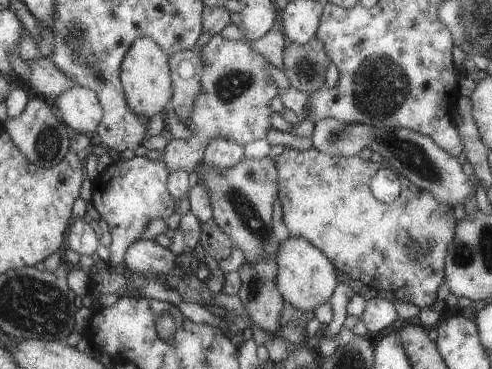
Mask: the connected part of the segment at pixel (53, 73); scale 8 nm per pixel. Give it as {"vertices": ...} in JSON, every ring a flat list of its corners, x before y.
{"vertices":[[47,57,34,58,25,64,29,69,28,79,25,82,38,95,51,98,61,94,63,90,74,87,67,75,57,70]]}

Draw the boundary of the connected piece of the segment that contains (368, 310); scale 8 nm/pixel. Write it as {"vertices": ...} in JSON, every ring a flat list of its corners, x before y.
{"vertices":[[380,294,366,302,365,310,361,312,360,320,363,320,368,335,371,337,387,326,393,325,397,318,393,298]]}

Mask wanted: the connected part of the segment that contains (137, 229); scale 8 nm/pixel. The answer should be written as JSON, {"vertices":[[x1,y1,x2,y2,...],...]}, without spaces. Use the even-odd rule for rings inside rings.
{"vertices":[[135,156,131,160,118,159,109,163,97,178,91,182,90,202,99,213,100,219,107,223,111,234,112,244,108,247,110,256,105,265,108,269,117,269,117,264,124,262,123,254,125,254,125,248,133,245,133,242,141,236,141,232,143,232,143,228,147,226,149,220,161,218,165,221,173,214,173,198,168,192,169,174,167,164,163,164,162,161,147,160,145,157]]}

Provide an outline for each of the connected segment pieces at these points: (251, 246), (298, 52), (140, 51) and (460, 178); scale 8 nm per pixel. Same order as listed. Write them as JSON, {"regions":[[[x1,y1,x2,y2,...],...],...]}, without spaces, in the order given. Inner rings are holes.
{"regions":[[[267,155,259,159,243,157,237,166,231,166,231,170,227,168,223,172,201,163,192,173,192,181,203,184,211,196,212,215,217,226,231,239,232,248,243,253,247,264,267,256,275,258,281,244,273,235,274,225,271,221,273,202,278,198,275,170,274,160]],[[314,37,303,45,293,42,283,50,282,71,293,89,312,94,325,87,325,70,331,62,323,42]],[[137,38,120,65,119,82,123,84,124,97,129,110,148,122,153,114,161,114,167,100,171,100,171,78,167,68,167,56,151,38]],[[321,118,313,128,311,146,325,154,335,156,356,156,363,148,381,155,397,173,409,180,415,187,426,190,437,202,445,206,464,204,471,197,473,184,468,176,463,174,455,157,439,149,431,138,406,129,375,128,363,124,345,124,335,118]]]}

